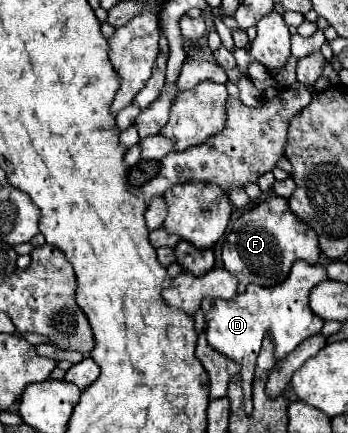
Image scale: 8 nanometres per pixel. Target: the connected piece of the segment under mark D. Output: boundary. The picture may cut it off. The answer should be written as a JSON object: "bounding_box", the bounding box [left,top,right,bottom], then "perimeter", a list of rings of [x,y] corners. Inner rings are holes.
{"bounding_box":[201,262,329,414],"perimeter":[[[295,262],[293,270],[289,272],[289,278],[281,282],[281,286],[263,288],[263,286],[247,286],[247,292],[237,294],[231,300],[221,298],[205,298],[201,302],[201,310],[207,320],[207,340],[211,348],[225,354],[227,358],[235,360],[241,366],[241,378],[243,378],[243,394],[245,394],[245,410],[251,414],[251,384],[253,384],[253,372],[257,354],[261,348],[261,340],[269,336],[275,342],[275,358],[281,360],[289,352],[293,352],[305,338],[321,332],[323,320],[313,314],[309,308],[309,292],[319,284],[329,280],[325,274],[325,268],[321,264],[309,266],[307,262]]]}

